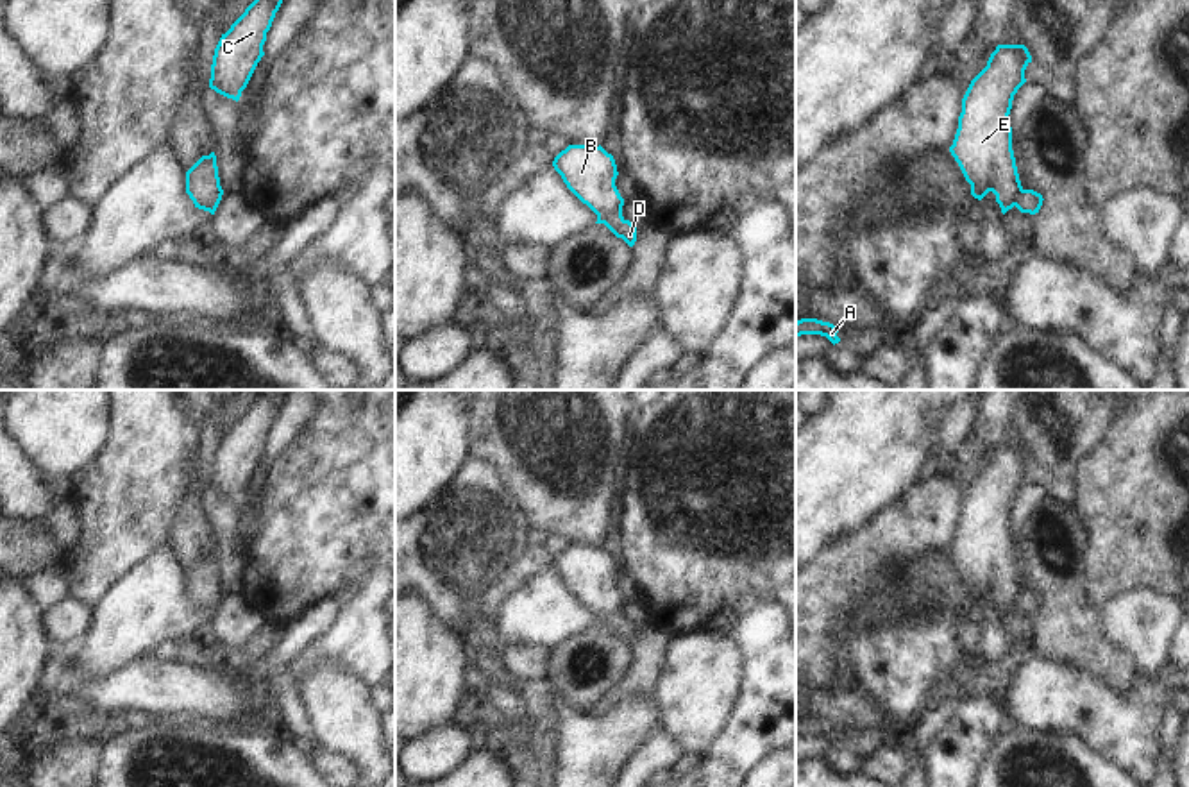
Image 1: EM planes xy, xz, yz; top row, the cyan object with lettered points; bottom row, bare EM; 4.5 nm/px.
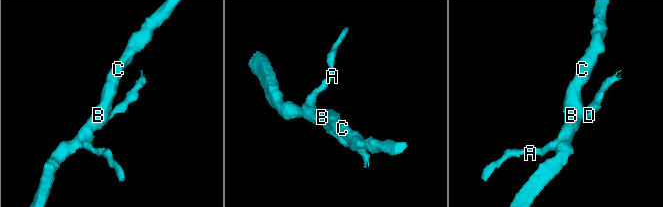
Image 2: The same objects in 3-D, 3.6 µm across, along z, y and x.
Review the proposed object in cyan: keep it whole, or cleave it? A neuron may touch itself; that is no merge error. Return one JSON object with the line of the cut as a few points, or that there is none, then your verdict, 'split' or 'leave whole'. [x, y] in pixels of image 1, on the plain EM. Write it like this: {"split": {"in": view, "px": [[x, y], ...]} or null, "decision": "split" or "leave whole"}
{"split": {"in": "xz", "px": [[621, 609], [598, 617]]}, "decision": "split"}

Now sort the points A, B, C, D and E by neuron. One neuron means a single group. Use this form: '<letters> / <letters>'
A B C E / D

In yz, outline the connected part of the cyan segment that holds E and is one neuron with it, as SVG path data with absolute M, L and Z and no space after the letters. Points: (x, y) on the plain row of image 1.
M998 445L987 467L971 481L949 547L971 596L982 601L989 592L1005 615L1016 606L1023 587L1012 551L1008 515L1017 490L1026 483L1032 456L1025 445Z

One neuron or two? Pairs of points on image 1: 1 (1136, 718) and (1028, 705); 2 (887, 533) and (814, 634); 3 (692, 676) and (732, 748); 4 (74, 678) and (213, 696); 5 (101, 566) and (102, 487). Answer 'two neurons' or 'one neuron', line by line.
1: one neuron
2: one neuron
3: two neurons
4: one neuron
5: one neuron

